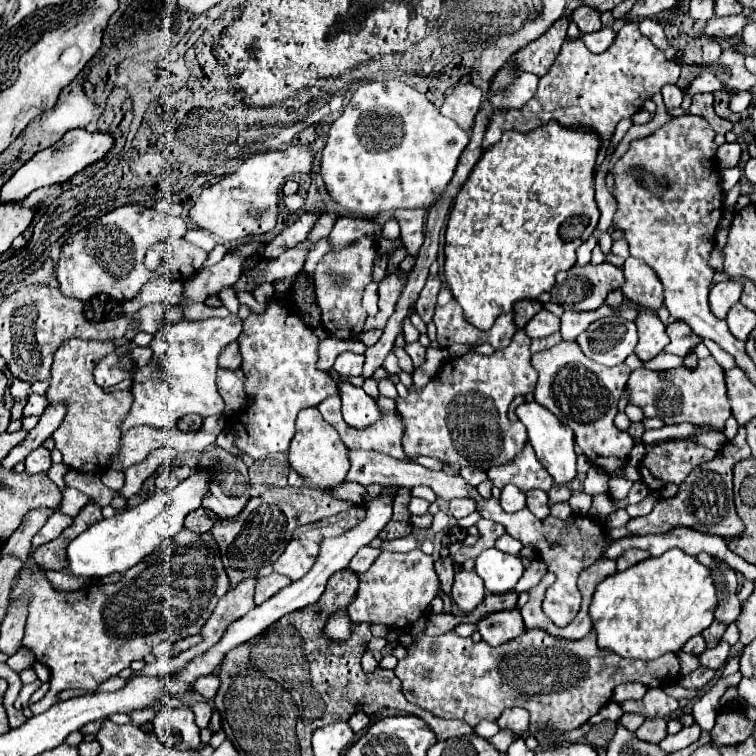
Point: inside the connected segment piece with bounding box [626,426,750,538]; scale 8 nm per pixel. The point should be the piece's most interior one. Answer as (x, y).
(704, 502)

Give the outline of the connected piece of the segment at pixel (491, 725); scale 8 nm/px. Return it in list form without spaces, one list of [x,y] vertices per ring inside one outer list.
[[[488,720],[480,722],[480,724],[474,728],[474,732],[476,732],[478,736],[482,736],[482,738],[490,738],[490,736],[494,736],[498,730],[500,730],[498,724],[496,724],[496,722],[488,722]]]

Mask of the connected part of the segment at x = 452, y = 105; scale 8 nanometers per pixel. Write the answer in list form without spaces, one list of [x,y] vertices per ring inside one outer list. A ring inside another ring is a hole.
[[[460,82],[446,94],[440,112],[452,118],[462,130],[472,130],[474,116],[480,110],[482,88],[474,82]]]

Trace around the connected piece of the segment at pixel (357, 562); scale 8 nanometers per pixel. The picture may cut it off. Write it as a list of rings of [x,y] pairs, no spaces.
[[[362,546],[362,548],[356,552],[356,556],[352,558],[350,570],[352,570],[352,572],[366,572],[366,570],[372,566],[372,562],[378,558],[378,554],[380,554],[380,548]]]

